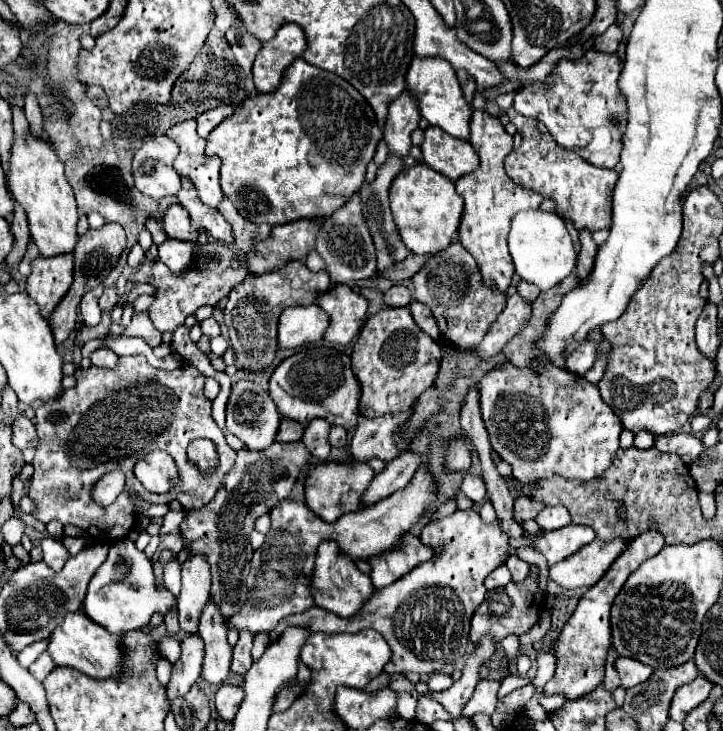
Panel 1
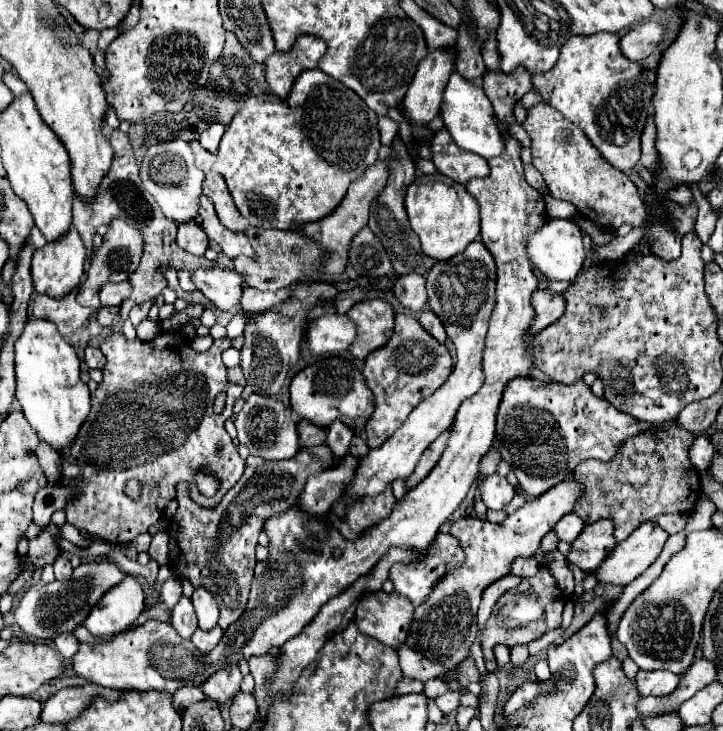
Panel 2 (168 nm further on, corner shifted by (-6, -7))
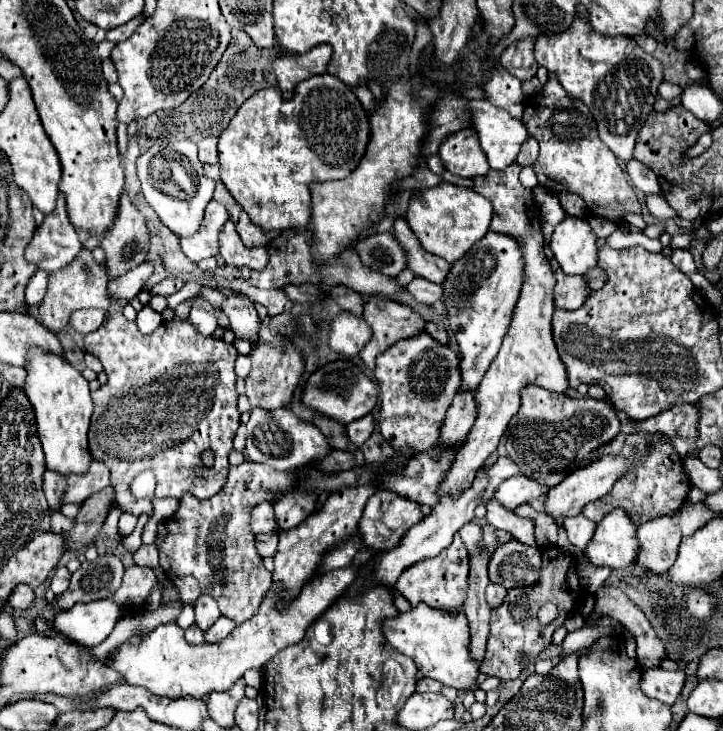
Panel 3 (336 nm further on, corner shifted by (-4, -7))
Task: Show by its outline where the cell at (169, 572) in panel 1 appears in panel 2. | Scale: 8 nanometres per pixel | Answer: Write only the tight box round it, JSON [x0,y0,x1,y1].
[172,595,196,639]

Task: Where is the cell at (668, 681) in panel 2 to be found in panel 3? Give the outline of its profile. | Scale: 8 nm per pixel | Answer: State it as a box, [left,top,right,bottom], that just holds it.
[642,669,686,707]

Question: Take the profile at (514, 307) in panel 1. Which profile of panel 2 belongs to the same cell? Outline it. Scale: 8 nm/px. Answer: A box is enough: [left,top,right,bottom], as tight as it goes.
[528,289,566,335]

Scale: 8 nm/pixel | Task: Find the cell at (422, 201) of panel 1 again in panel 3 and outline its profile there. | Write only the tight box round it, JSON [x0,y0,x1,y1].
[406,183,492,263]

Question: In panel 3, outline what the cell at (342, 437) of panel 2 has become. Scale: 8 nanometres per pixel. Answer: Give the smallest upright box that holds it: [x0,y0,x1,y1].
[346,415,376,447]

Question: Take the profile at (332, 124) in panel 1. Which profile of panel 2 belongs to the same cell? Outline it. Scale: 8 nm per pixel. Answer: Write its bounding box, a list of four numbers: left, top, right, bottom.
[214,69,378,231]

